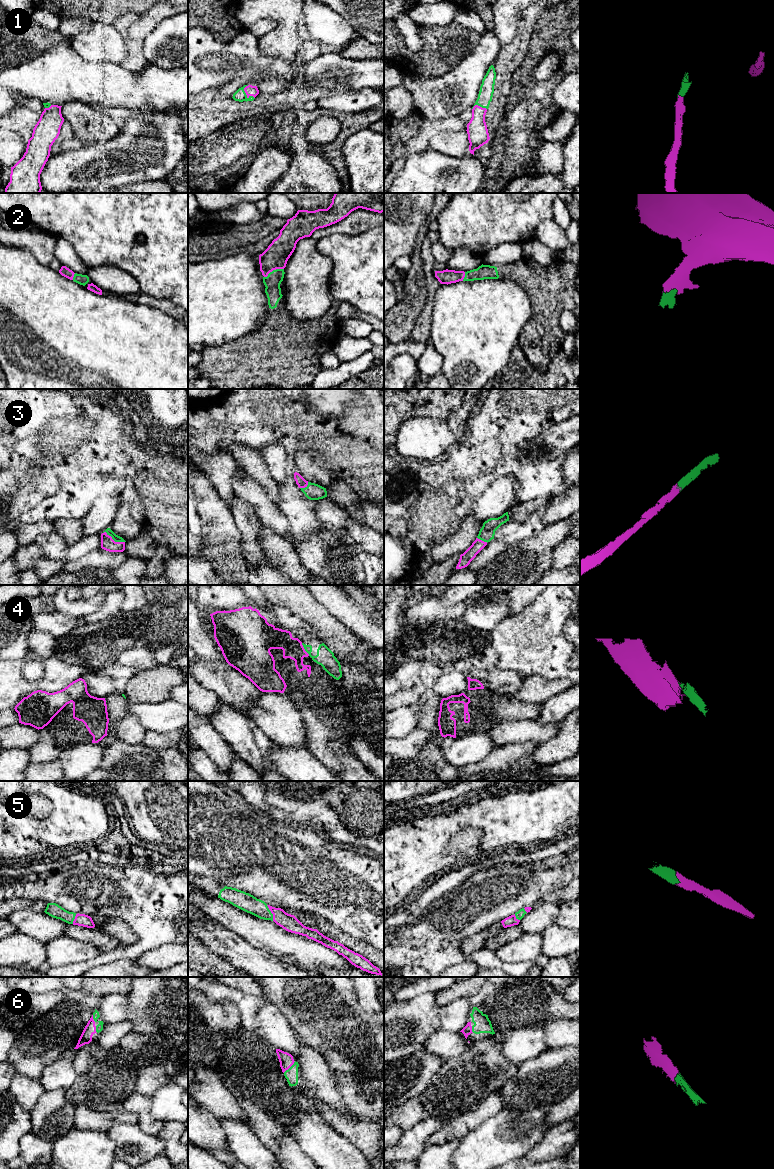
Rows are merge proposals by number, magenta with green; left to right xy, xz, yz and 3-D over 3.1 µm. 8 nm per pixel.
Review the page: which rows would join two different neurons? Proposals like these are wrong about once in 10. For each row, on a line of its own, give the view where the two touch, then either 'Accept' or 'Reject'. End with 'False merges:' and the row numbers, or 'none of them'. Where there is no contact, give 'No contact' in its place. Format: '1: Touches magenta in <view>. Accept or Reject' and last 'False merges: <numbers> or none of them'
1: Touches magenta in xz. Accept
2: Touches magenta in xz. Accept
3: Touches magenta in xy. Accept
4: Touches magenta in xz. Reject
5: Touches magenta in xz. Accept
6: Touches magenta in xz. Accept
False merges: 4

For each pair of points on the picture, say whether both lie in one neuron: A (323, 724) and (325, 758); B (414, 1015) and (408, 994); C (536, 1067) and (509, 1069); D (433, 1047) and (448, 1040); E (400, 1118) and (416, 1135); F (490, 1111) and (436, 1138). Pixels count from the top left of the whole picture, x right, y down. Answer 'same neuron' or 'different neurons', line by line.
A: same neuron
B: different neurons
C: different neurons
D: same neuron
E: different neurons
F: same neuron

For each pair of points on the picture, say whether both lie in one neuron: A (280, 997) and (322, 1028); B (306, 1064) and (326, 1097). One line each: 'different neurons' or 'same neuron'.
A: same neuron
B: same neuron

